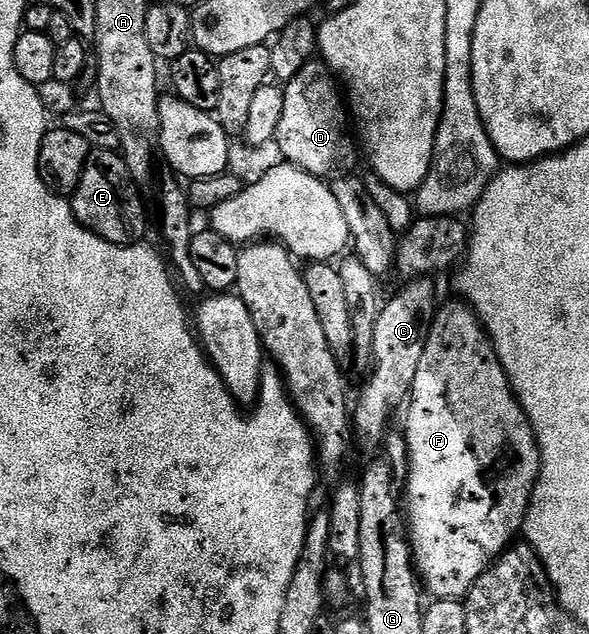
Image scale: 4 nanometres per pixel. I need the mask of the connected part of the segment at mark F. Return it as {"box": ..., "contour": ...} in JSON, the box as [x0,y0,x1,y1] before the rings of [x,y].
{"box":[402,301,540,600],"contour":[[[463,301],[448,303],[437,310],[436,316],[426,337],[426,349],[422,349],[422,361],[418,361],[418,373],[414,376],[414,385],[410,402],[407,404],[408,424],[402,428],[402,434],[408,441],[408,511],[406,507],[406,523],[410,528],[410,544],[415,570],[422,580],[423,586],[436,599],[463,600],[468,591],[478,581],[478,577],[492,566],[494,560],[513,542],[512,534],[519,532],[524,526],[524,516],[528,514],[528,504],[532,502],[532,490],[536,488],[536,478],[540,476],[540,447],[536,443],[536,435],[528,424],[526,413],[520,408],[508,375],[500,364],[500,358],[492,348],[492,341],[484,329],[479,315]]]}

